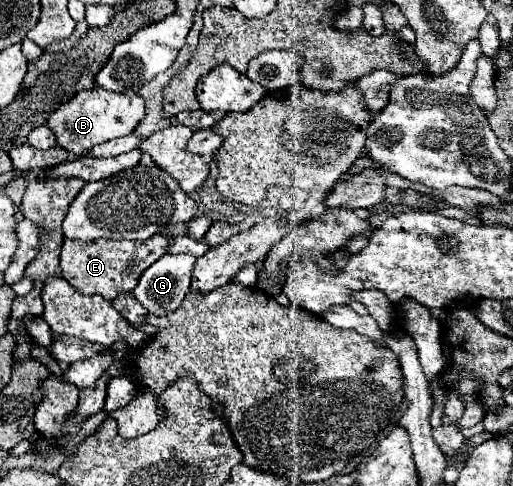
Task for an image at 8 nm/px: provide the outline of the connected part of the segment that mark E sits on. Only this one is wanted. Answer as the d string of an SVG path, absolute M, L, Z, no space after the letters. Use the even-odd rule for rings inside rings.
M154 233L154 237L148 237L146 241L74 241L74 239L64 239L62 253L60 253L60 269L62 277L70 281L78 291L84 295L102 295L108 301L114 301L120 293L128 293L136 287L138 277L166 253L166 245L170 245L170 237L164 233ZM134 259L136 267L132 273L126 271L126 263Z

